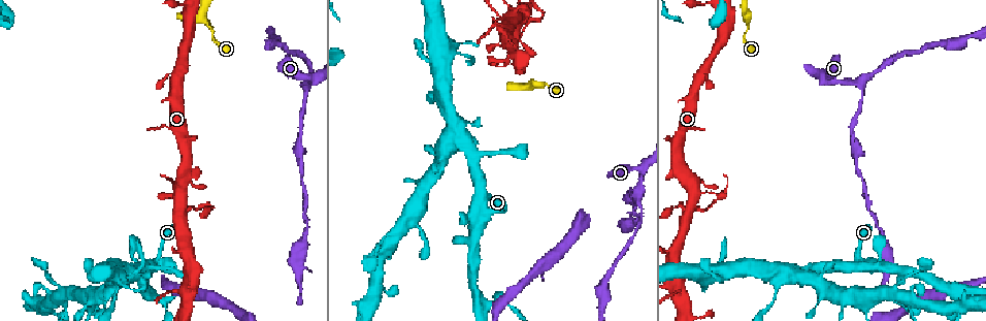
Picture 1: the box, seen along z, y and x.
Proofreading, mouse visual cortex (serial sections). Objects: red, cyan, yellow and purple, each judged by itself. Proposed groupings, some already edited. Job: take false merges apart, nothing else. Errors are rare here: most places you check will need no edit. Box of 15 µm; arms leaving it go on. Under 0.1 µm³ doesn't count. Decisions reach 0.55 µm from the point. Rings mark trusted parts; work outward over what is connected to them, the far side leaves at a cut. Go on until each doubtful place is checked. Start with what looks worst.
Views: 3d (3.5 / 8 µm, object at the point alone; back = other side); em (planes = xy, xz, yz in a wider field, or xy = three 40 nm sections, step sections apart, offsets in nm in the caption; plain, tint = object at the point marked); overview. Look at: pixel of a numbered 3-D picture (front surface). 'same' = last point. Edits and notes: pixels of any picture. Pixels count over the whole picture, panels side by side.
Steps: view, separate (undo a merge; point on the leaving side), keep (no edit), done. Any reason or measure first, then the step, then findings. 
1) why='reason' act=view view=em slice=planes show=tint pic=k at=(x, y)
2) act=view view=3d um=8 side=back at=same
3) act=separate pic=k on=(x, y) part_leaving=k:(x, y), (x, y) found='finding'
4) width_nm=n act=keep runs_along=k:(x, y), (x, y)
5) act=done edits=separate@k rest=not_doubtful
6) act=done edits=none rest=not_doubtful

why='a fork' act=view view=3d um=8 pic=1 at=(698, 193)

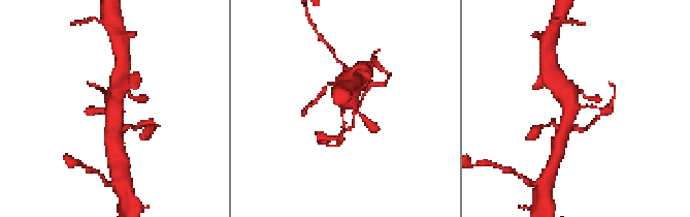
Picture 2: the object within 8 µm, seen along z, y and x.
why='closer look' act=view view=3d um=3.5 pic=2 at=(343, 107)

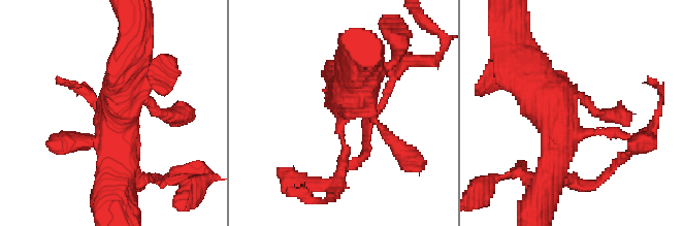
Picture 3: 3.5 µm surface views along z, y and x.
why='now the EM' act=view view=em slice=xy step=3 show=tint pic=3 at=(576, 133)

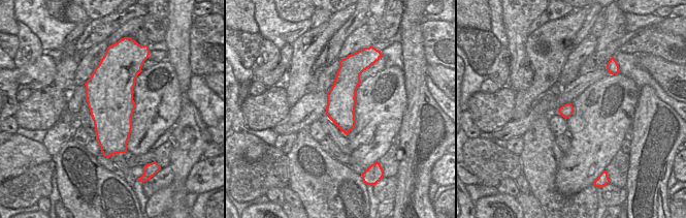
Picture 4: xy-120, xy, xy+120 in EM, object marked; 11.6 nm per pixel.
act=keep runs_along=3:(130, 72), (115, 123), (115, 199) found='one cell here'

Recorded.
why='abrupt turn' act=view view=3d um=3.5 pic=1 at=(506, 58)

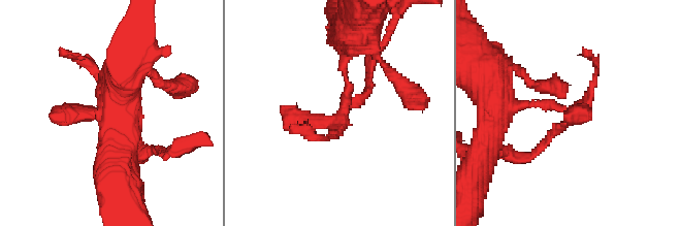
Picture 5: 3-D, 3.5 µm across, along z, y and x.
why='need the tissue' act=view view=em slice=xy step=1 show=tint pic=5 at=(343, 113)

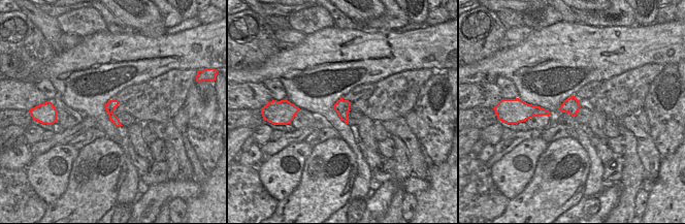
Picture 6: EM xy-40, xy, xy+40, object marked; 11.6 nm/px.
act=view view=em slice=xy step=5 show=tint at=same

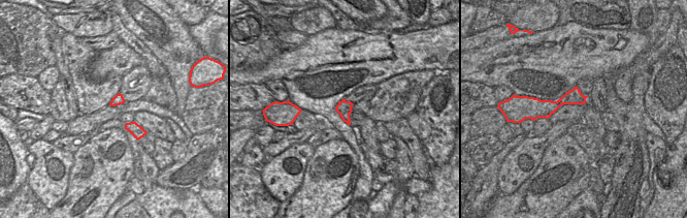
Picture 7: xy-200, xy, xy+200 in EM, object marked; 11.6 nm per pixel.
act=keep runs_along=7:(583, 98), (566, 98), (534, 115) found='continuous, no second cell'

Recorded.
why='abrupt turn' act=view view=3d um=3.5 pic=1 at=(748, 28)

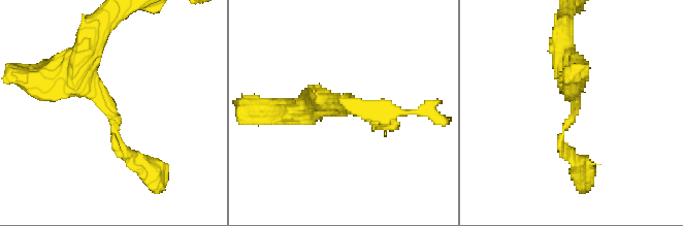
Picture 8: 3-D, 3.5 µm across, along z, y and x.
act=view view=em slice=xy step=1 show=tint pic=8 at=(571, 117)

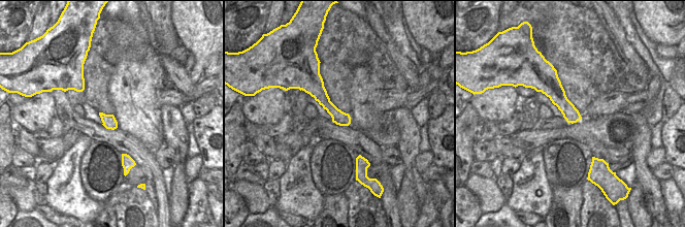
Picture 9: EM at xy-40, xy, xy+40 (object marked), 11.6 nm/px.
act=keep runs_along=8:(373, 116), (348, 97), (294, 109) found='one cell here'

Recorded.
act=done edits=none rest=not_doubtful

